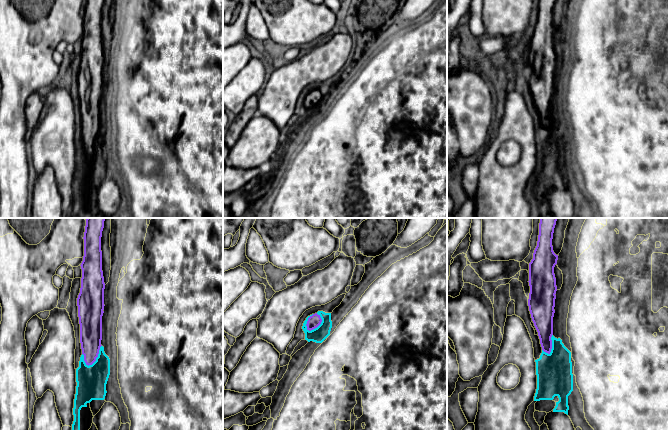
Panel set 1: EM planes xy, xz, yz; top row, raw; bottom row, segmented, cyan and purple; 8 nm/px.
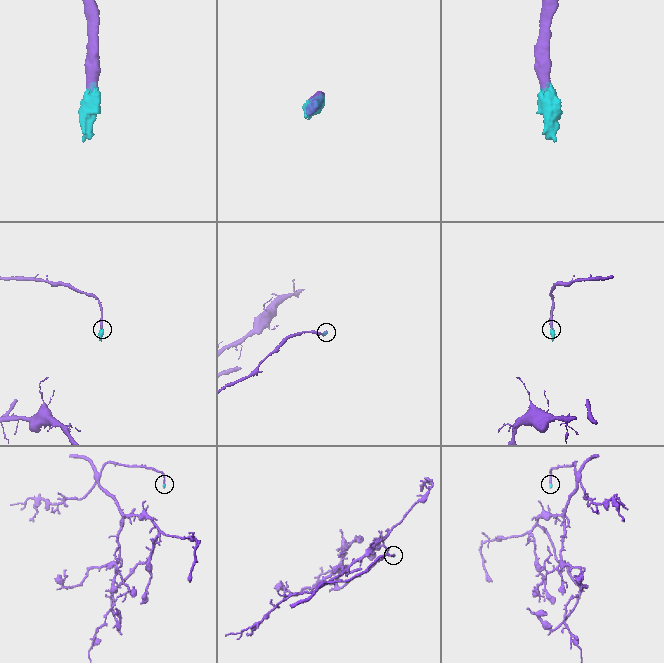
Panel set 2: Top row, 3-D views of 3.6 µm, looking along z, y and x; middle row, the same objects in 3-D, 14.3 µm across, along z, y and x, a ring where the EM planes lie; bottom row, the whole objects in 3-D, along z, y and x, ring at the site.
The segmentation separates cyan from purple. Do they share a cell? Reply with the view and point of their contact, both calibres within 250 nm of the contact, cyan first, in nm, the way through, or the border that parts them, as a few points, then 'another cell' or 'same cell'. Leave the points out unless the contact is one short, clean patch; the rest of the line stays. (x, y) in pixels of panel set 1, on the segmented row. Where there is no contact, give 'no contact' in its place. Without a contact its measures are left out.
contact xz (319, 325); calibres 120 and 100 nm; way xz (319, 334), (319, 325), (314, 321); same cell

